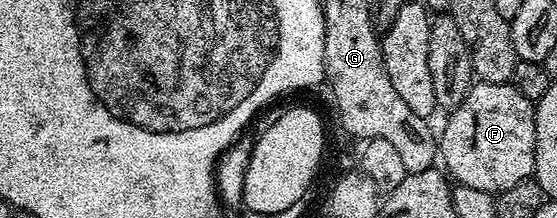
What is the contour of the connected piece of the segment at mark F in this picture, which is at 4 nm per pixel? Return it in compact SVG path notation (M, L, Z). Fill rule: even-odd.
M473 83L463 102L447 116L444 133L438 136L438 156L457 185L495 194L535 173L536 109L511 83Z

